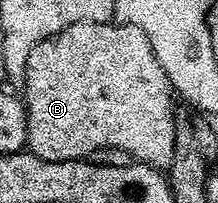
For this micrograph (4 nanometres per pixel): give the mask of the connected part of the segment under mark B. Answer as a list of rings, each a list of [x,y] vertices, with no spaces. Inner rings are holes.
[[[76,23],[67,25],[57,35],[49,39],[39,41],[35,49],[31,49],[31,57],[27,57],[25,66],[25,78],[23,80],[23,98],[27,109],[27,135],[25,142],[27,149],[35,157],[43,157],[43,161],[71,161],[72,159],[89,159],[96,151],[122,151],[125,157],[139,163],[148,163],[149,166],[158,169],[168,168],[173,155],[173,136],[177,128],[178,120],[173,119],[173,99],[175,92],[169,86],[167,73],[159,65],[155,57],[155,49],[151,49],[151,41],[143,29],[139,29],[130,23]]]

